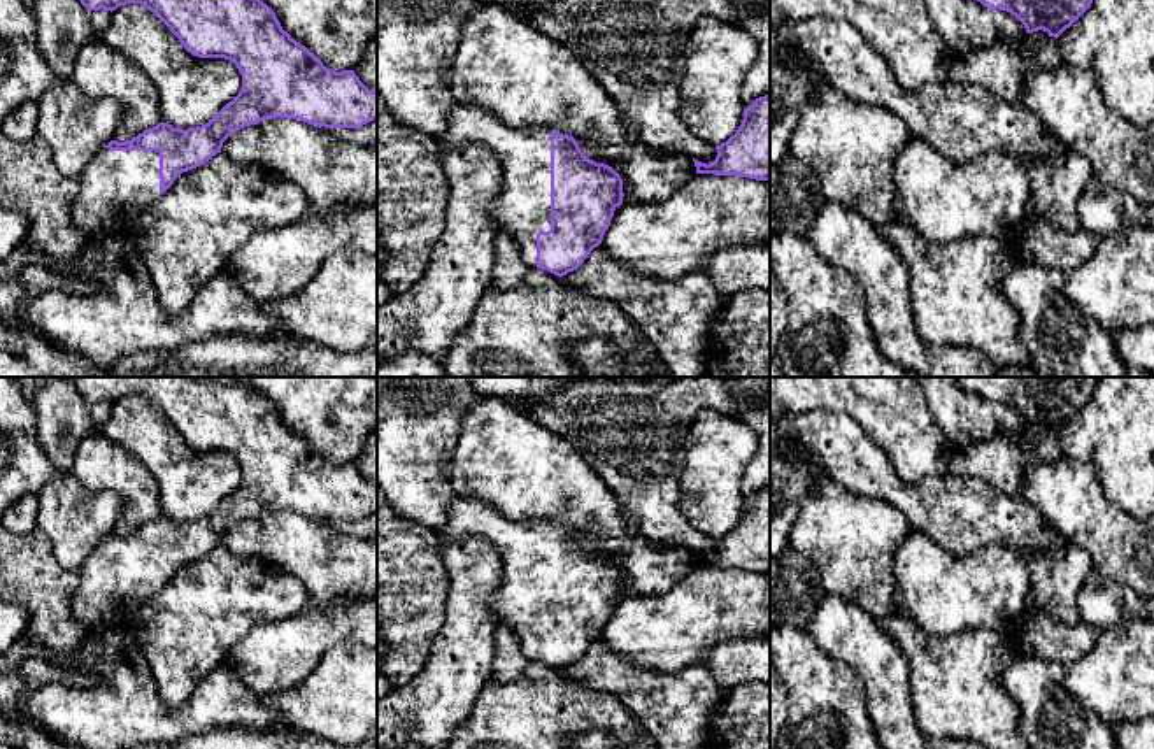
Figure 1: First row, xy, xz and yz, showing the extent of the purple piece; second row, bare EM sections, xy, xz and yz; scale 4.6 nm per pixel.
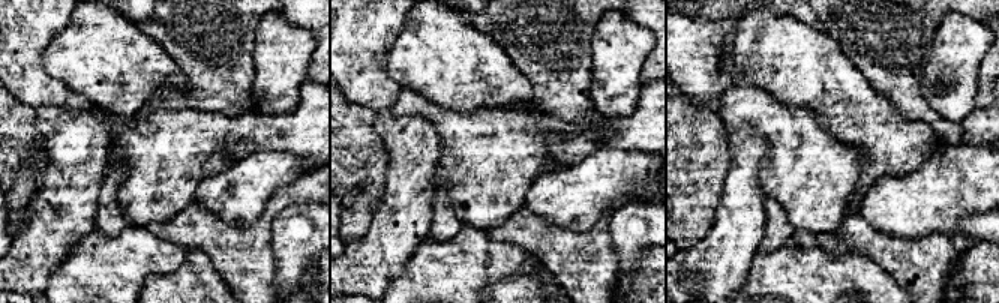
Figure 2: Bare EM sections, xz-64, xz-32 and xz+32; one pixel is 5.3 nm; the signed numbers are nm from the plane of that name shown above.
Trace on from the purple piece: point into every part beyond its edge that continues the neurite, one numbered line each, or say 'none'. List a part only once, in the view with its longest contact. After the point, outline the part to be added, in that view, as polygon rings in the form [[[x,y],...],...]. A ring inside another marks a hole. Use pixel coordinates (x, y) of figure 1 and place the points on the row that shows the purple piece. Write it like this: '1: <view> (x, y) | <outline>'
1: xz (521, 209) | [[[458,105],[449,114],[442,139],[451,147],[484,146],[498,158],[503,182],[491,205],[491,218],[500,232],[517,242],[524,265],[537,268],[537,233],[551,230],[551,130],[510,128],[486,109]]]

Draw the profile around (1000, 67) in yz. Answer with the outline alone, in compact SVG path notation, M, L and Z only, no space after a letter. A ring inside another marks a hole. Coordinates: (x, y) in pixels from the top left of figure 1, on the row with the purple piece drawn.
M998 39L987 47L956 56L949 81L982 86L1005 102L1021 103L1024 79L1033 68L1024 51L1007 39Z

